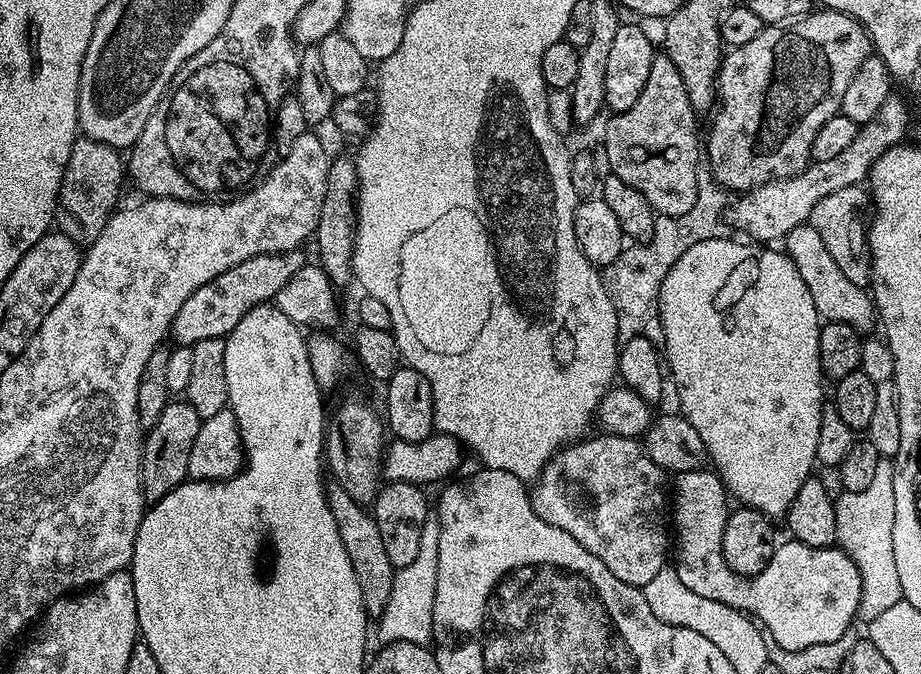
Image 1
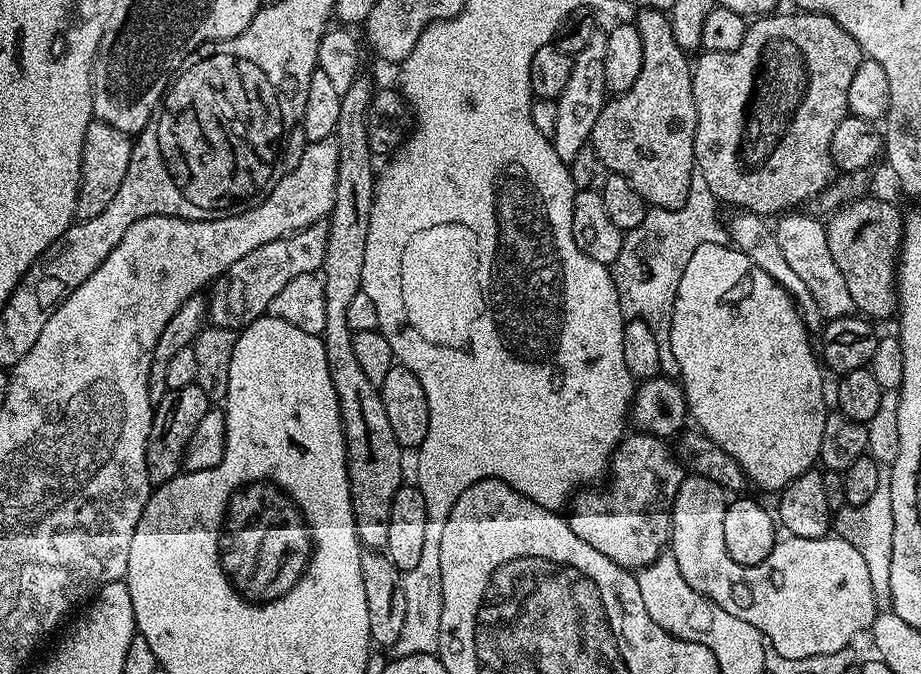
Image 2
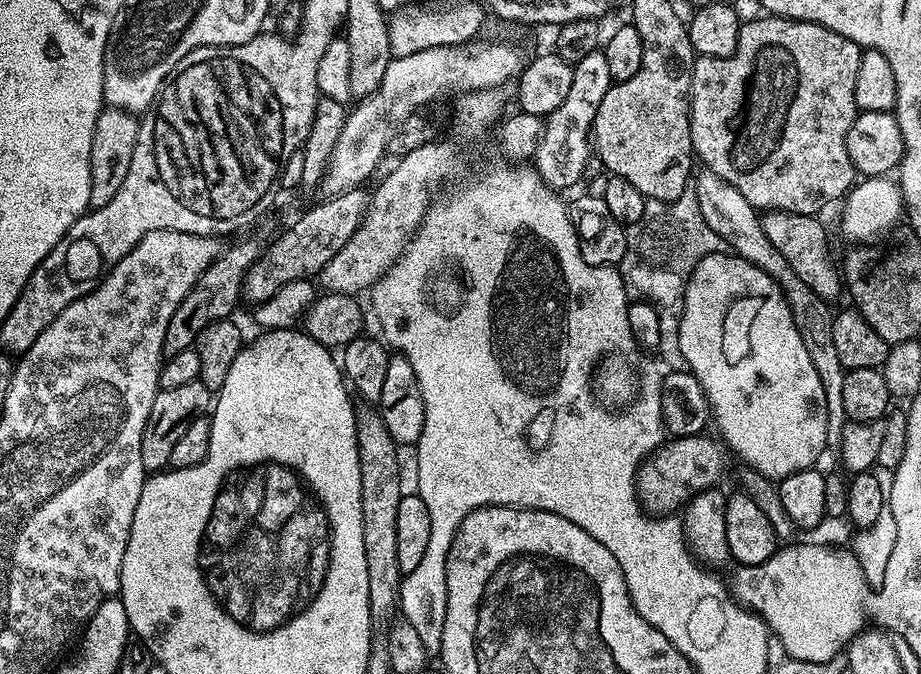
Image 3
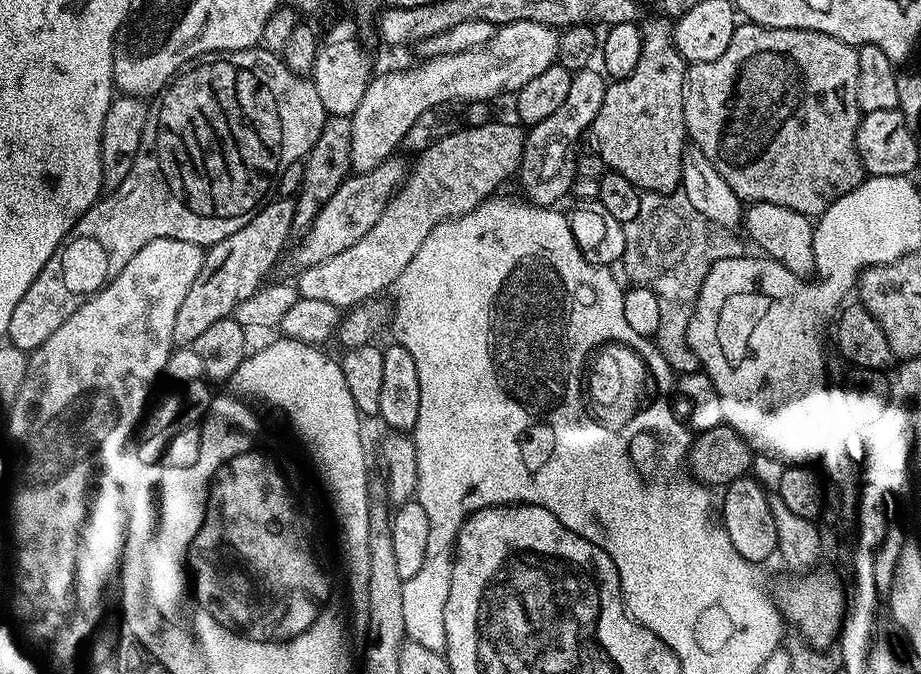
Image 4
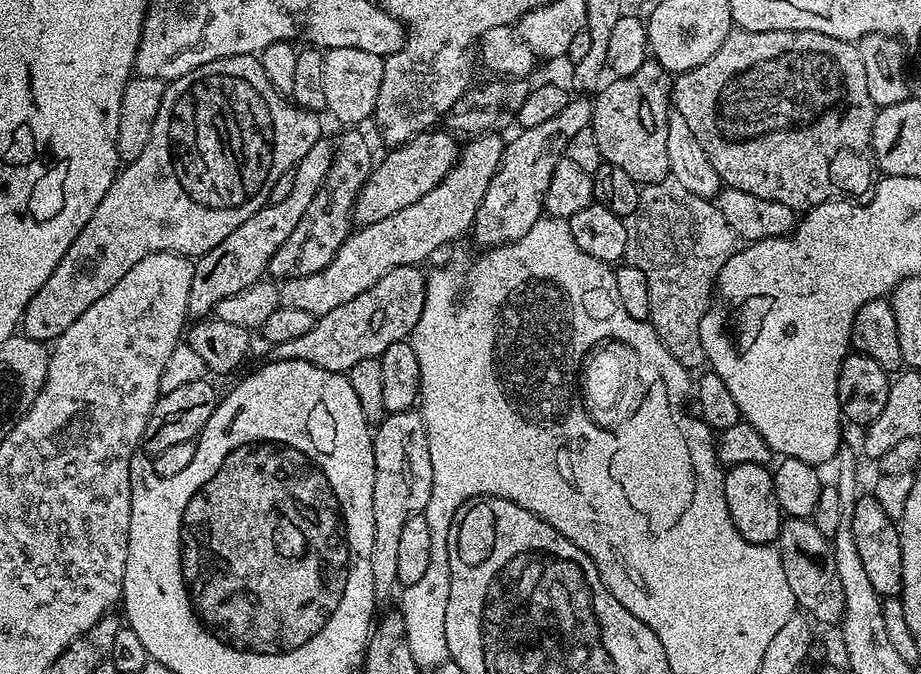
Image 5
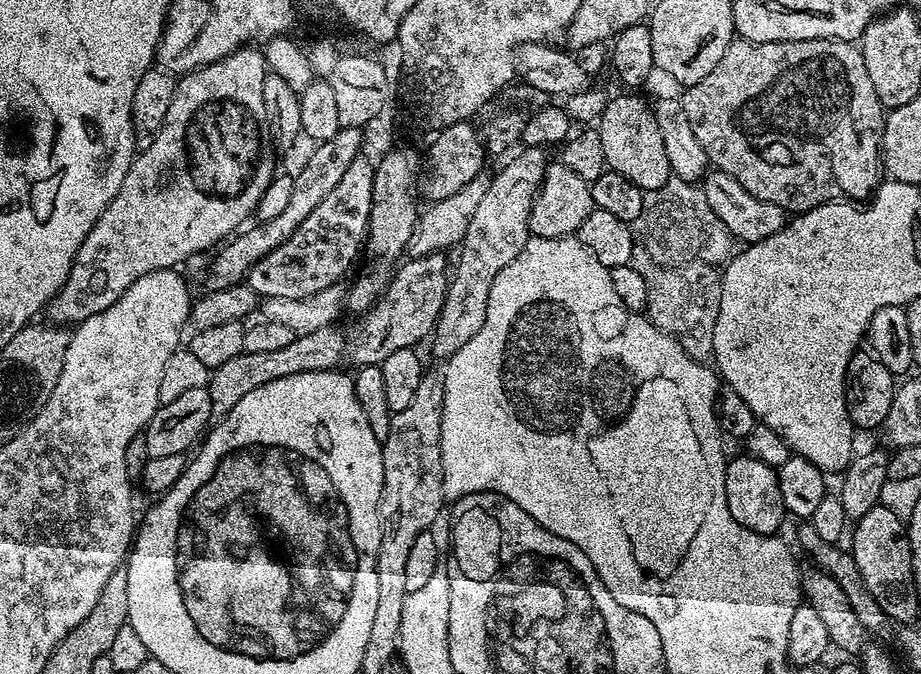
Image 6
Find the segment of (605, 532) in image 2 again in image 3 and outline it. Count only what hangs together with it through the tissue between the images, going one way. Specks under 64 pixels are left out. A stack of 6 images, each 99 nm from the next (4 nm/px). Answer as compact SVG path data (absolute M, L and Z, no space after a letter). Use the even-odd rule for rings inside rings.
M708 434L668 438L640 461L636 470L636 499L648 516L663 518L679 513L692 497L721 483L724 456L720 453L721 445L713 440Z

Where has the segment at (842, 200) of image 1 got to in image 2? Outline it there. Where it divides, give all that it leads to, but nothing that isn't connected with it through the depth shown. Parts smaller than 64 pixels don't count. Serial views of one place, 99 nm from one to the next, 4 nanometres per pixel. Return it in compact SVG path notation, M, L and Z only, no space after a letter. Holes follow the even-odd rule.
M859 198L831 213L827 221L826 242L830 242L830 254L838 270L842 270L842 278L846 278L846 287L850 289L850 298L854 298L854 306L859 315L869 321L884 320L887 316L895 317L898 312L896 299L896 265L900 254L900 239L904 236L904 216L888 200L866 200Z

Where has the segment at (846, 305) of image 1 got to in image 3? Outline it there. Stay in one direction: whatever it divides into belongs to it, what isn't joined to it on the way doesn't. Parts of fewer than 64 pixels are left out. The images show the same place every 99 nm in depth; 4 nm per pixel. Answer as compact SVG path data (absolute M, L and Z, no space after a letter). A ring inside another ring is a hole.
M765 211L762 219L766 238L774 242L774 250L786 258L790 270L818 294L818 298L835 302L842 296L842 280L840 284L840 272L836 269L836 264L832 261L832 256L828 253L828 232L819 224L816 216L803 216L797 212L770 212Z

